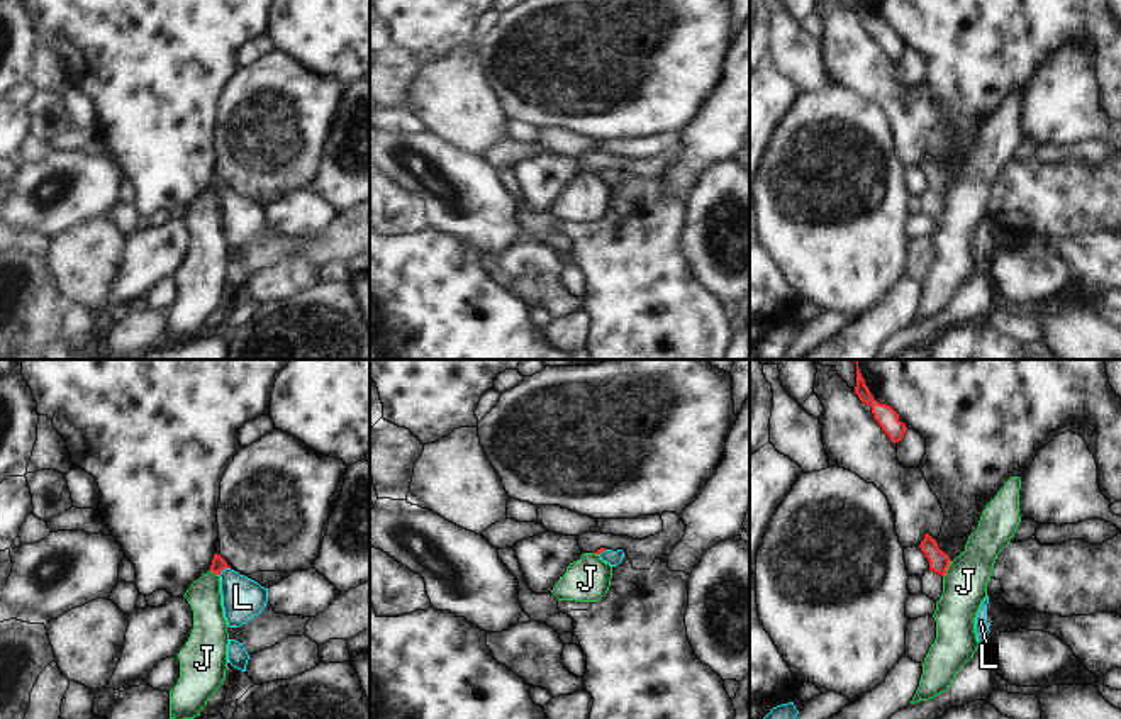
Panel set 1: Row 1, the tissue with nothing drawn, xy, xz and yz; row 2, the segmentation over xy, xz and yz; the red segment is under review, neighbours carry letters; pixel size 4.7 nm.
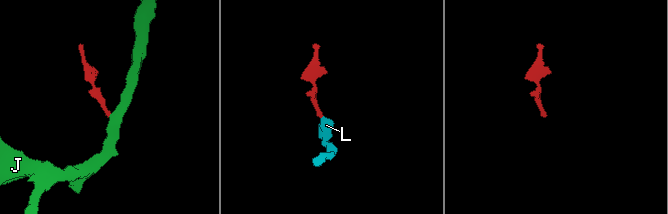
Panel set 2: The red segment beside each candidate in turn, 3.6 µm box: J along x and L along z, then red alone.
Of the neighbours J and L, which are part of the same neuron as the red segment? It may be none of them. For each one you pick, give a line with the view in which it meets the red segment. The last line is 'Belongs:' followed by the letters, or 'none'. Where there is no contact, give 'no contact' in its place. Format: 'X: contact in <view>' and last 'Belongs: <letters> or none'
L: contact in xy
Belongs: L

